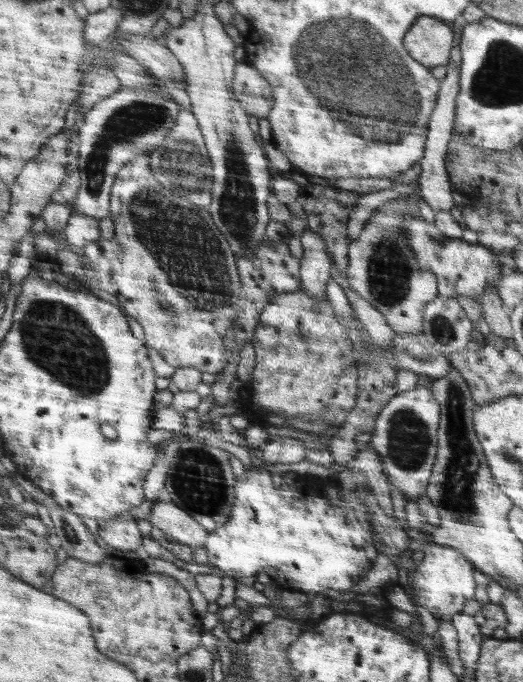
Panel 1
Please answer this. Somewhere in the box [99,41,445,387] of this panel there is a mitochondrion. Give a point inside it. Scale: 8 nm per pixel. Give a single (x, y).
(183, 245)

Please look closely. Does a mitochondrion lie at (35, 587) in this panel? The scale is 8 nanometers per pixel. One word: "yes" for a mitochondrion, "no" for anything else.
no

